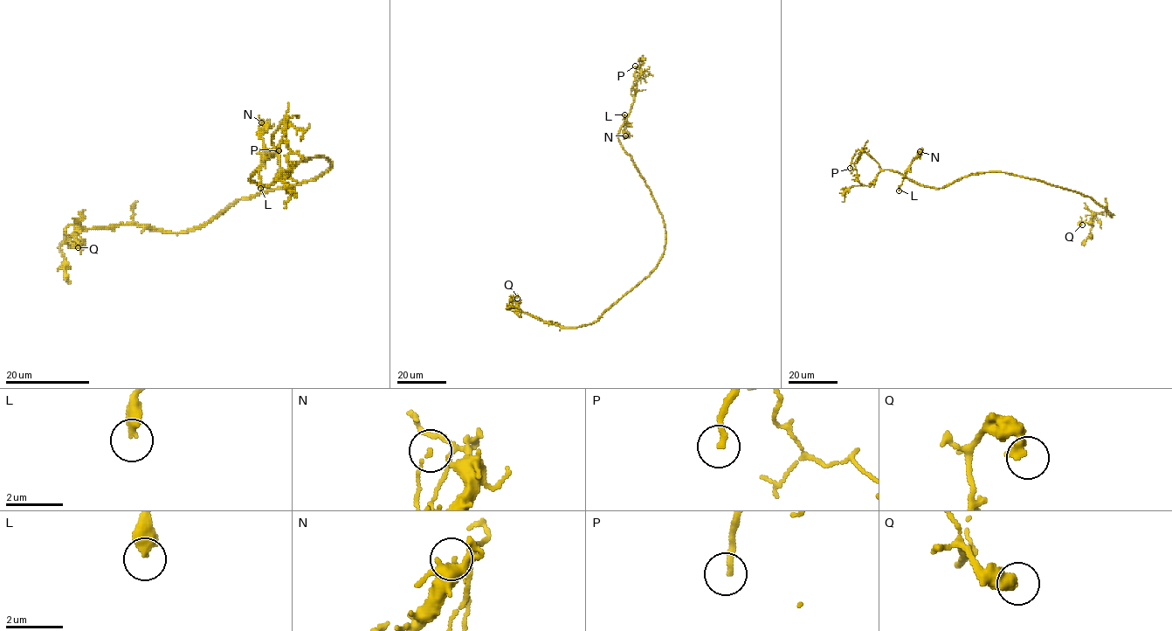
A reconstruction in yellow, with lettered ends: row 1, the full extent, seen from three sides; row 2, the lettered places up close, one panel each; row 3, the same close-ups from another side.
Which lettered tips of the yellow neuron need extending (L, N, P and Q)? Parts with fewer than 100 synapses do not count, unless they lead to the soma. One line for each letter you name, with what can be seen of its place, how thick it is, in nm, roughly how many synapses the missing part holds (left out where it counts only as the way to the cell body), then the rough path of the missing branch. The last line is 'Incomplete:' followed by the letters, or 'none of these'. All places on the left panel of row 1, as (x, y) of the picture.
P: Place: (279, 150). Thickness 200 nm. Course of what is missing: (279, 150), (277, 162), (290, 122), (284, 113), (282, 95), (296, 72), (294, 66)
Incomplete: P

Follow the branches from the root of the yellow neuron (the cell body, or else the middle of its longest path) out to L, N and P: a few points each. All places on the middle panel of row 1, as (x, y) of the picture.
L: (665, 247), (665, 227), (662, 213), (650, 187), (618, 139), (624, 114)
N: (665, 247), (662, 213), (618, 139), (619, 128), (625, 121), (628, 135), (625, 135)
P: (665, 247), (662, 213), (618, 139), (619, 128), (633, 100), (631, 89), (639, 75), (635, 65)

